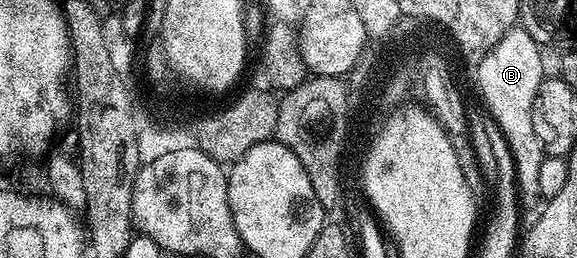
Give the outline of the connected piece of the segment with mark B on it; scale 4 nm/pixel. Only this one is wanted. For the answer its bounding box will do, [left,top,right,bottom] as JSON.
[476,27,546,210]

